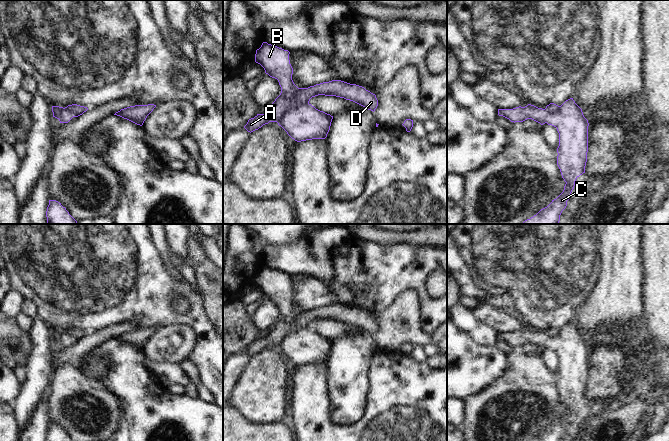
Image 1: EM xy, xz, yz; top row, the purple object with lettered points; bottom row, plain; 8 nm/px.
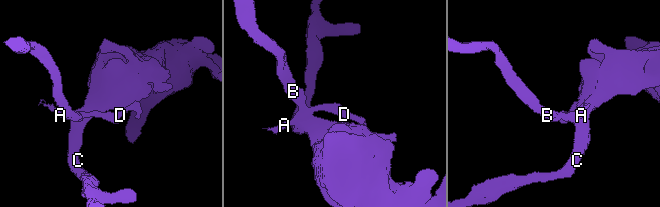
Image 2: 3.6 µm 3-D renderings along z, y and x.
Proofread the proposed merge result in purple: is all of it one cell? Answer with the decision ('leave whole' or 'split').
split

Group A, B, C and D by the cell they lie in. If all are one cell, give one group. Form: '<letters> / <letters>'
A D / B C

